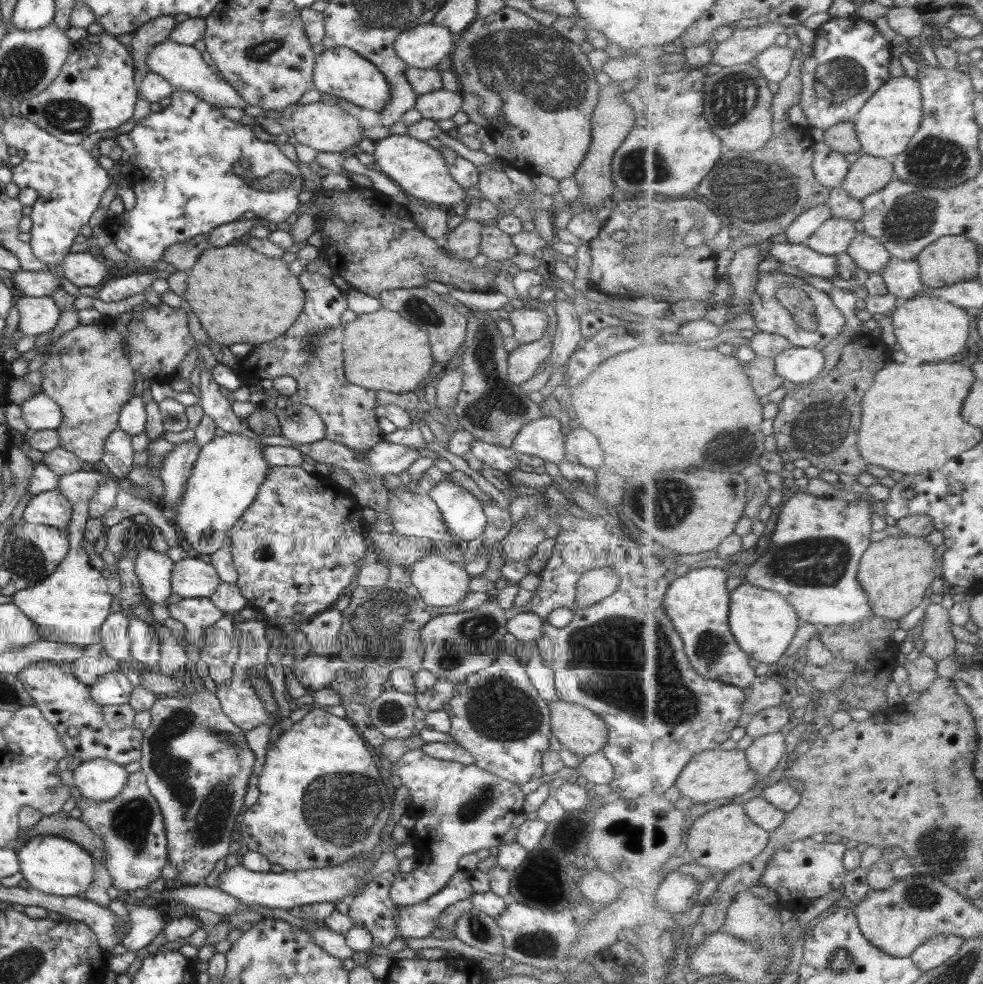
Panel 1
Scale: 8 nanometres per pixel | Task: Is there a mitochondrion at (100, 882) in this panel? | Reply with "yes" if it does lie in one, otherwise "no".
no

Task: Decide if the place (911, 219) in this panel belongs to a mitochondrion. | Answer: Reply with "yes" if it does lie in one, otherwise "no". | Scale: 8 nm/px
yes

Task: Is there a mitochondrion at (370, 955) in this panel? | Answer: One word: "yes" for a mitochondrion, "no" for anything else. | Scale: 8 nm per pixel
no

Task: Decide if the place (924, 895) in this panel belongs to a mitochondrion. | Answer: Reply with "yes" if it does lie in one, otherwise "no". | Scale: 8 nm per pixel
yes

